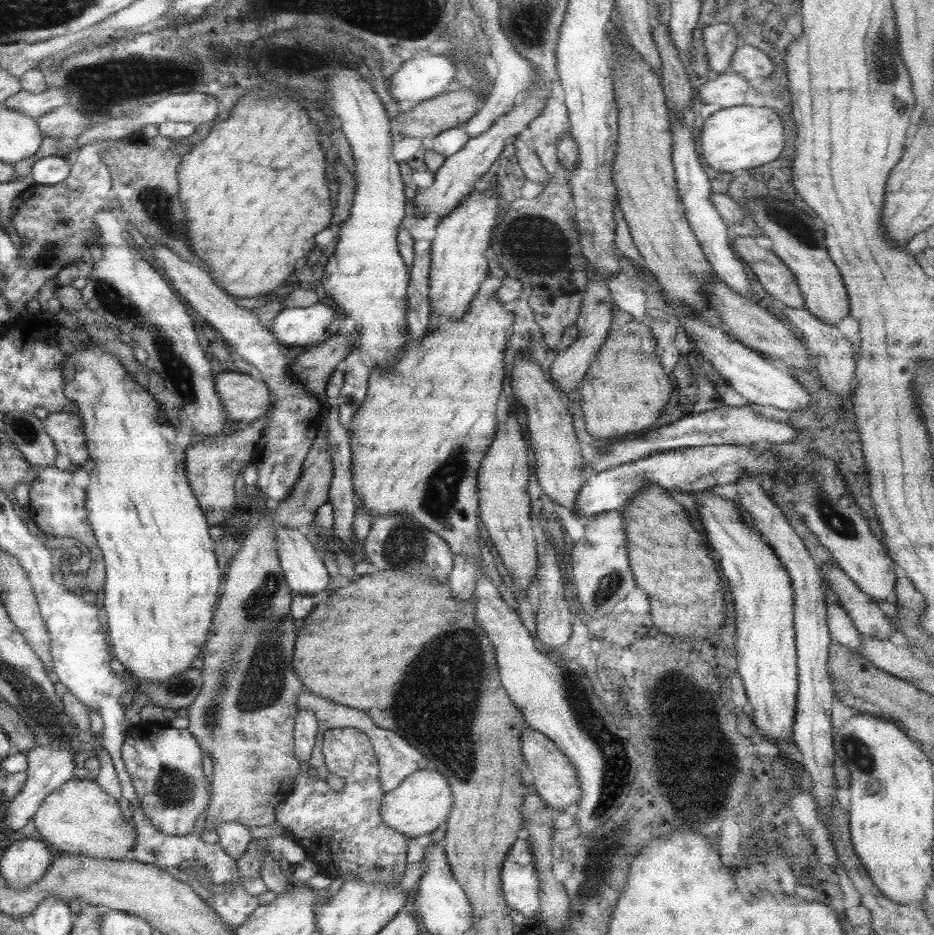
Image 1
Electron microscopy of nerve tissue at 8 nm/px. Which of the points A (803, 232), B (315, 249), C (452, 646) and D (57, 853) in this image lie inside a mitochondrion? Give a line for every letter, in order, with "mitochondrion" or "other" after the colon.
A: mitochondrion
B: other
C: mitochondrion
D: other

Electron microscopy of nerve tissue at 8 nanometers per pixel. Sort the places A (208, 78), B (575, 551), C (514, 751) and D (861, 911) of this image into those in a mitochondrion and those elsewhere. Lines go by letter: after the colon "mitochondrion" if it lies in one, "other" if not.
A: other
B: other
C: other
D: other

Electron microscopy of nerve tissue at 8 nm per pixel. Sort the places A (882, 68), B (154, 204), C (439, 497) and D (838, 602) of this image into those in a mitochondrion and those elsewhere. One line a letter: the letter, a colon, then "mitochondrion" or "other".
A: mitochondrion
B: mitochondrion
C: mitochondrion
D: other

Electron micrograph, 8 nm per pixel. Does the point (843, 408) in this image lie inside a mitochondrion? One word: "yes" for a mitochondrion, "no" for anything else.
no

